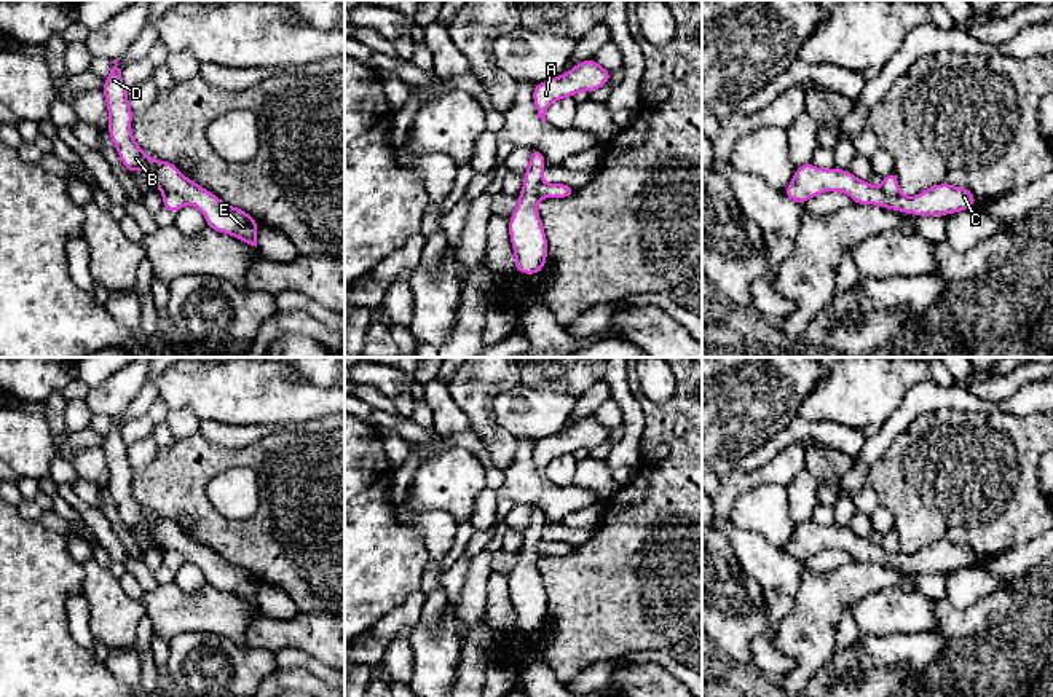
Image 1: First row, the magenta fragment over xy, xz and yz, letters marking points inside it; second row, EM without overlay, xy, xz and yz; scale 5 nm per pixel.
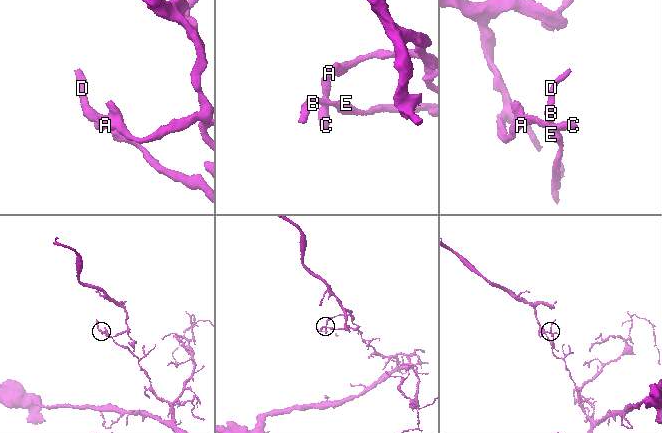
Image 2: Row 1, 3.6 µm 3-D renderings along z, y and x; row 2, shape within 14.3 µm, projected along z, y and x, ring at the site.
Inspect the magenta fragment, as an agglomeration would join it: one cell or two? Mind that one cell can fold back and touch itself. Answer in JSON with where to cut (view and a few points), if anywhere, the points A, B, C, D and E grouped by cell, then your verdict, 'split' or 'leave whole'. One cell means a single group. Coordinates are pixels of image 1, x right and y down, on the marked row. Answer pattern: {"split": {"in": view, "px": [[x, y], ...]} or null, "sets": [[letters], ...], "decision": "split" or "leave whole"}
{"split": {"in": "xy", "px": [[163, 192], [173, 192], [185, 203]]}, "sets": [["A", "C"], ["B", "D", "E"]], "decision": "split"}

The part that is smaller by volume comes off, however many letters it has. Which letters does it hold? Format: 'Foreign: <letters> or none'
Foreign: A, C

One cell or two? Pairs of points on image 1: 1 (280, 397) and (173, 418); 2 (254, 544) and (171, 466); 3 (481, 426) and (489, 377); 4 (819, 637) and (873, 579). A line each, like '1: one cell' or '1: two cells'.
1: two cells
2: one cell
3: one cell
4: one cell

